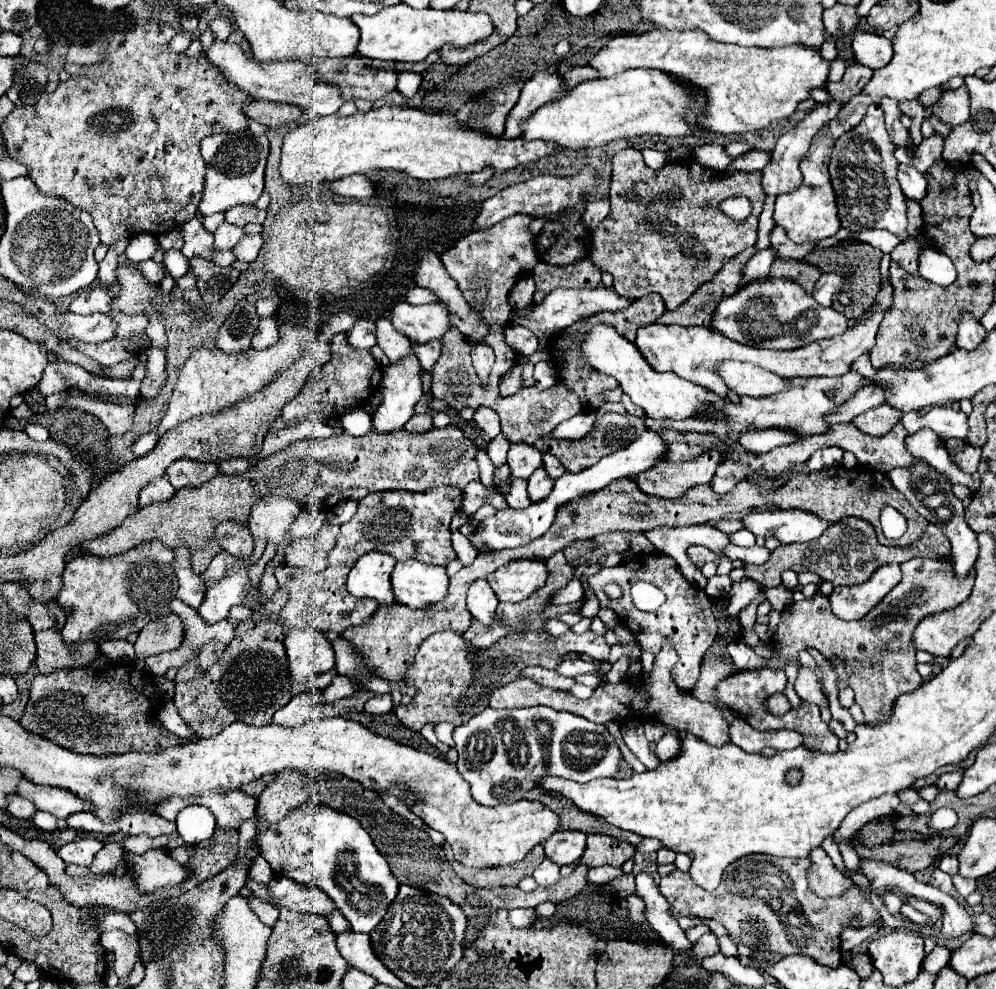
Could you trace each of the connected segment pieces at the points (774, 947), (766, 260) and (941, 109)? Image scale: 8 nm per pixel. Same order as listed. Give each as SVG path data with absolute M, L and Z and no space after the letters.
M754 854L754 856L744 856L738 862L730 864L722 876L722 884L714 892L706 892L704 888L694 884L689 872L680 872L678 869L668 876L662 876L660 892L670 902L670 914L676 920L680 916L712 918L730 932L734 942L758 946L756 948L758 952L774 952L774 954L762 954L760 960L780 960L782 956L804 954L804 956L818 960L818 964L836 968L842 964L842 950L840 950L842 932L846 928L852 928L852 924L856 924L858 928L874 924L876 920L880 920L880 912L874 908L870 896L856 884L852 884L852 888L848 888L842 896L818 898L808 888L806 868L808 868L806 858L794 860L794 858L776 858L776 856L766 856L766 854Z
M770 248L766 250L760 250L756 252L748 264L744 266L744 280L740 284L746 284L746 280L756 280L756 278L762 278L762 276L768 276L770 274L770 266L772 262L778 258L778 252L770 252Z
M958 88L958 90L948 90L936 104L934 104L934 114L938 114L938 118L942 122L948 122L952 126L958 126L966 120L968 116L968 108L970 108L970 100L966 96L966 88Z

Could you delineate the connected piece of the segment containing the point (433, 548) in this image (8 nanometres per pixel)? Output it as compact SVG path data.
M430 488L424 492L390 490L362 498L356 516L340 526L336 548L328 556L328 568L322 572L308 572L308 568L290 568L284 564L274 568L276 580L290 592L286 606L280 610L280 622L288 628L318 628L322 632L344 632L350 626L362 624L378 608L378 602L358 600L346 590L350 568L368 550L382 548L384 544L383 552L390 554L396 562L420 558L426 564L446 566L454 558L450 546L450 520L460 510L460 498L462 492L458 488Z

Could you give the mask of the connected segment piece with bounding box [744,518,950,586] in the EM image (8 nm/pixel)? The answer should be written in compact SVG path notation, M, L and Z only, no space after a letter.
M844 518L836 524L832 524L818 540L812 542L804 542L804 544L782 544L778 546L770 558L760 564L746 564L746 576L756 580L762 586L778 586L780 584L780 576L784 570L794 568L796 572L816 572L822 580L830 580L834 586L852 586L852 584L862 584L868 580L870 574L874 574L874 570L878 570L884 564L902 564L910 558L916 556L924 556L924 558L932 558L932 556L948 556L950 554L950 540L948 536L942 532L942 528L938 528L938 524L930 524L928 530L922 534L922 538L910 546L882 546L876 540L874 528L870 524L866 524L866 520L860 518Z

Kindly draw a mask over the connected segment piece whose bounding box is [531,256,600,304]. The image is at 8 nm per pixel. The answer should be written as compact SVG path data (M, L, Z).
M588 256L568 266L552 266L539 260L531 276L535 282L534 304L540 304L554 288L596 288L600 270Z

